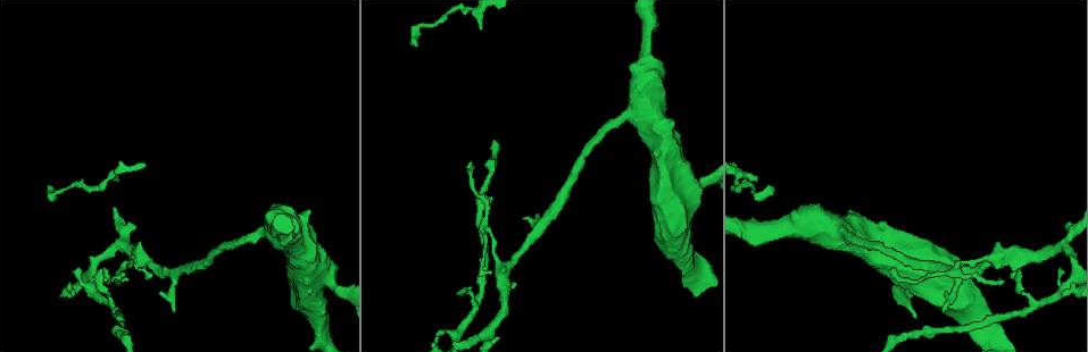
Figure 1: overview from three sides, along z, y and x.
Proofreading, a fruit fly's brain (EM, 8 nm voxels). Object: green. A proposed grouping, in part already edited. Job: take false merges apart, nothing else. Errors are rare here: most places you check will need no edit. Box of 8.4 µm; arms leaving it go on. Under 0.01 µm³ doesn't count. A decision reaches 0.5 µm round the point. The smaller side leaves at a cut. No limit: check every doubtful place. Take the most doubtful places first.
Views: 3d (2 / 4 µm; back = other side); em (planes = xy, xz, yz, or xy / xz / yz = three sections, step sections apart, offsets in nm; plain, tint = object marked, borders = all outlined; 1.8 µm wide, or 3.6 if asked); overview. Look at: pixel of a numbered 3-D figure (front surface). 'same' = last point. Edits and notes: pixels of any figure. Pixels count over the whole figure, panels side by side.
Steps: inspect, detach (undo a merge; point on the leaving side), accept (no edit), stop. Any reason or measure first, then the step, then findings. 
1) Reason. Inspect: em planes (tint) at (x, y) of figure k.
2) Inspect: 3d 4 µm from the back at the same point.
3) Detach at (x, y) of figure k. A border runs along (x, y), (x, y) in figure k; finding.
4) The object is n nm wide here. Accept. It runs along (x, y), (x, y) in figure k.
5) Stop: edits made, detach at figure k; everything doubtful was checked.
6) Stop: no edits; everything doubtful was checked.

Abrupt turn. Inspect: em planes (tint) at (507, 267) of figure 1.

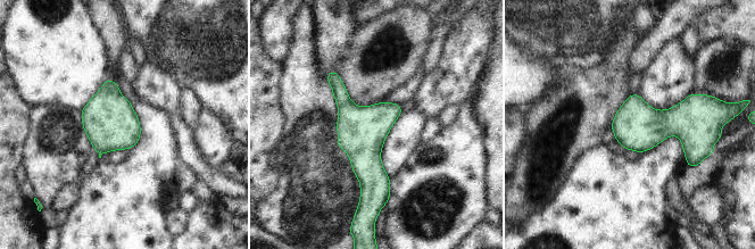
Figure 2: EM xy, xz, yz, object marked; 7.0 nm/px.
The object is 340 nm wide here. Accept. All the same neuron.

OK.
Thin arm on a thick one. Inspect: em 3.6 µm yz step 16 (tint) at (839, 232) of figure 1.

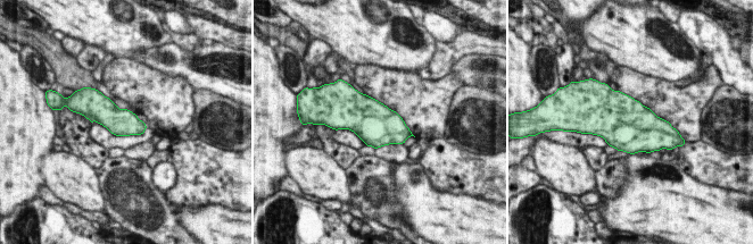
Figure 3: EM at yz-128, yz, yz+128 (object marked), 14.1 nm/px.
Inspect: em 3.6 µm planes (tint) at the same point.

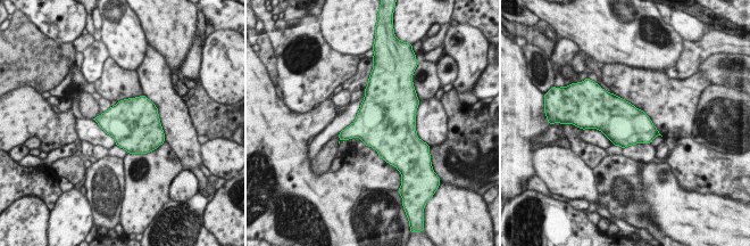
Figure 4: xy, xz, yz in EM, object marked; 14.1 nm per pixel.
The object is 600 nm wide here. Accept. Continuous, no second neuron.

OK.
Sharp bend. Inspect: em planes (plain) at (758, 193) of figure 1.

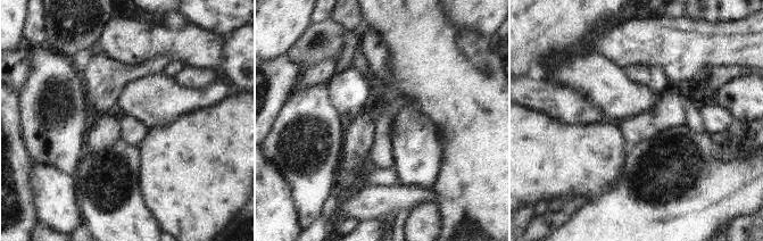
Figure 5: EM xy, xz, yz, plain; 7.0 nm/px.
Inspect: em planes (borders) at the same point.

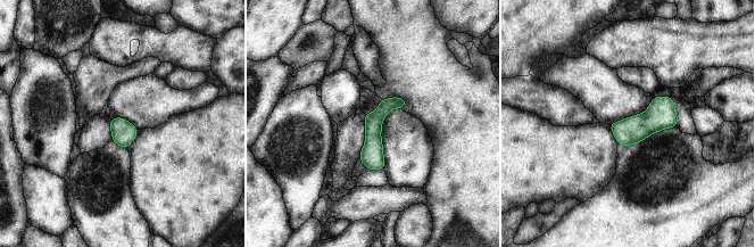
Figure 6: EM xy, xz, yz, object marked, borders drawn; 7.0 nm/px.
Accept. It runs along (401, 101), (373, 121), (375, 166) in figure 6; all the same neuron.

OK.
Stop: no edits; everything doubtful was checked.

